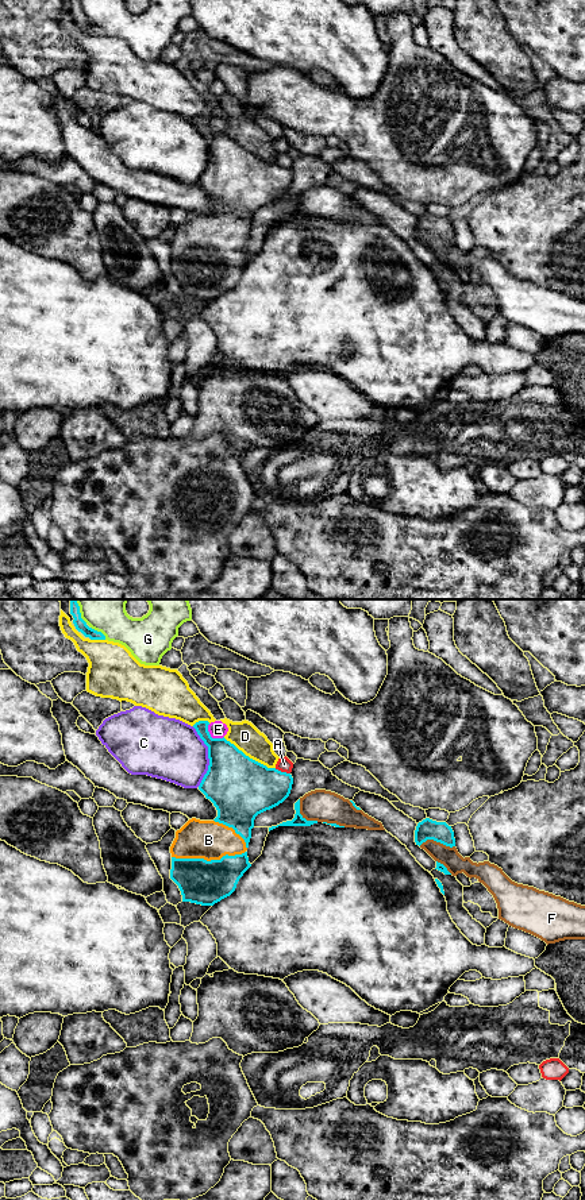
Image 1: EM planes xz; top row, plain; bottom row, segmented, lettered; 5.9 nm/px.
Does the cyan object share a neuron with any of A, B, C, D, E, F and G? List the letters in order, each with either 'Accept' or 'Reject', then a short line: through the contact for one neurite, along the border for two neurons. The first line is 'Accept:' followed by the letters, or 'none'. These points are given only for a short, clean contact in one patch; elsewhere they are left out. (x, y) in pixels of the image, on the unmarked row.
Accept: B
A: Reject
B: Accept
C: Reject
D: Reject
E: Reject
F: Reject
G: Reject

